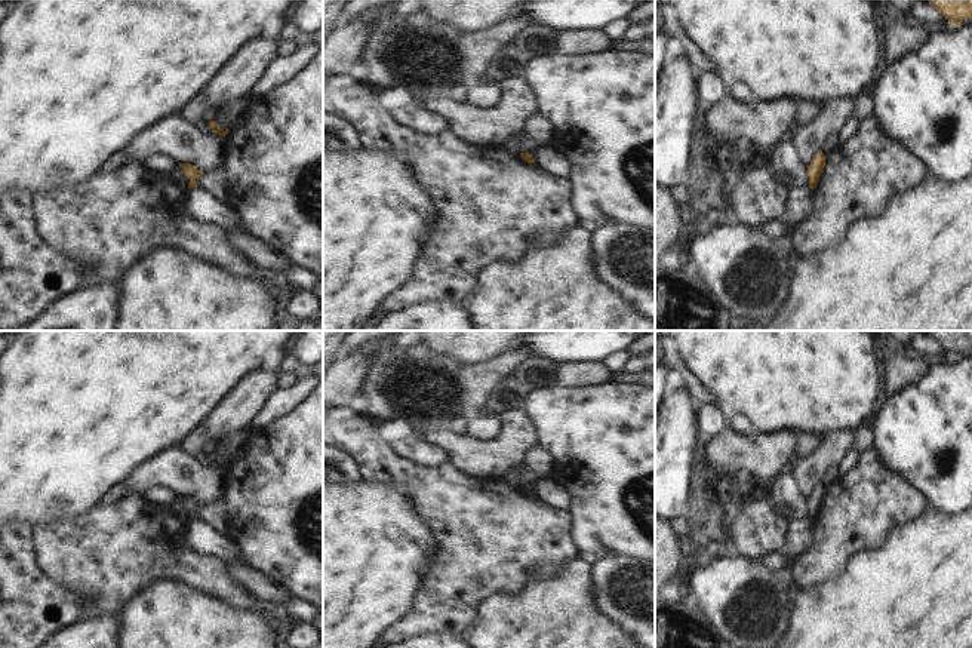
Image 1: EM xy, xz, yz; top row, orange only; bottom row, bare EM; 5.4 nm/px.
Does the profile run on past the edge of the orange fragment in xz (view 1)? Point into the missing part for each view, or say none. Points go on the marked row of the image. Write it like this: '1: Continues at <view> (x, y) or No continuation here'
1: No continuation here

